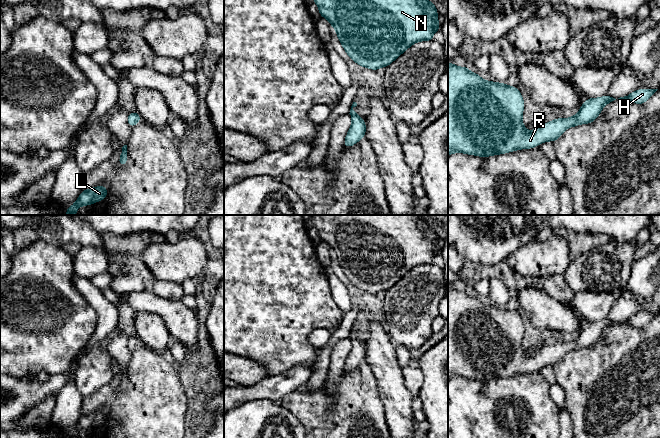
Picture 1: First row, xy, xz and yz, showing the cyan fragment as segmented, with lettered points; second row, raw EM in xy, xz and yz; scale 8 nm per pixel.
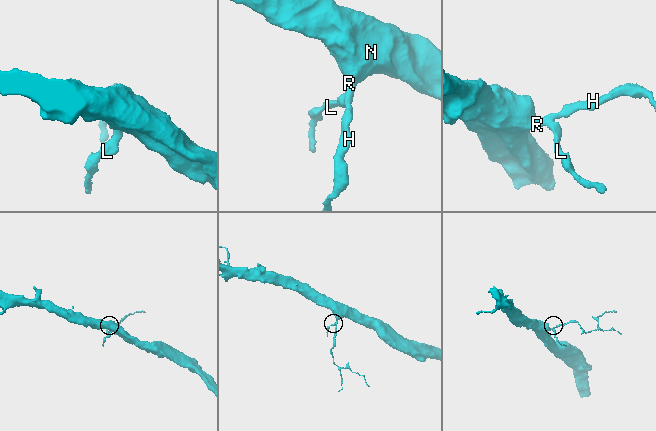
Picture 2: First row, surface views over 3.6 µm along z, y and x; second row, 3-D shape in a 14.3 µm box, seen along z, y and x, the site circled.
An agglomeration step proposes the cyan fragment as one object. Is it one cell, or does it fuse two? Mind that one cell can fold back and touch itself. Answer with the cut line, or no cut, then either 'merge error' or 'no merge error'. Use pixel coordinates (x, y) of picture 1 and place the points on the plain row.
cut none; no merge error

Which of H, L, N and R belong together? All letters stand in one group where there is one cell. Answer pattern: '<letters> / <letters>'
H L N R

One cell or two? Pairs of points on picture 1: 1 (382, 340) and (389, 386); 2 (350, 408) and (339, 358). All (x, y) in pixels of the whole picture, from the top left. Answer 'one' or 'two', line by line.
1: one
2: two

